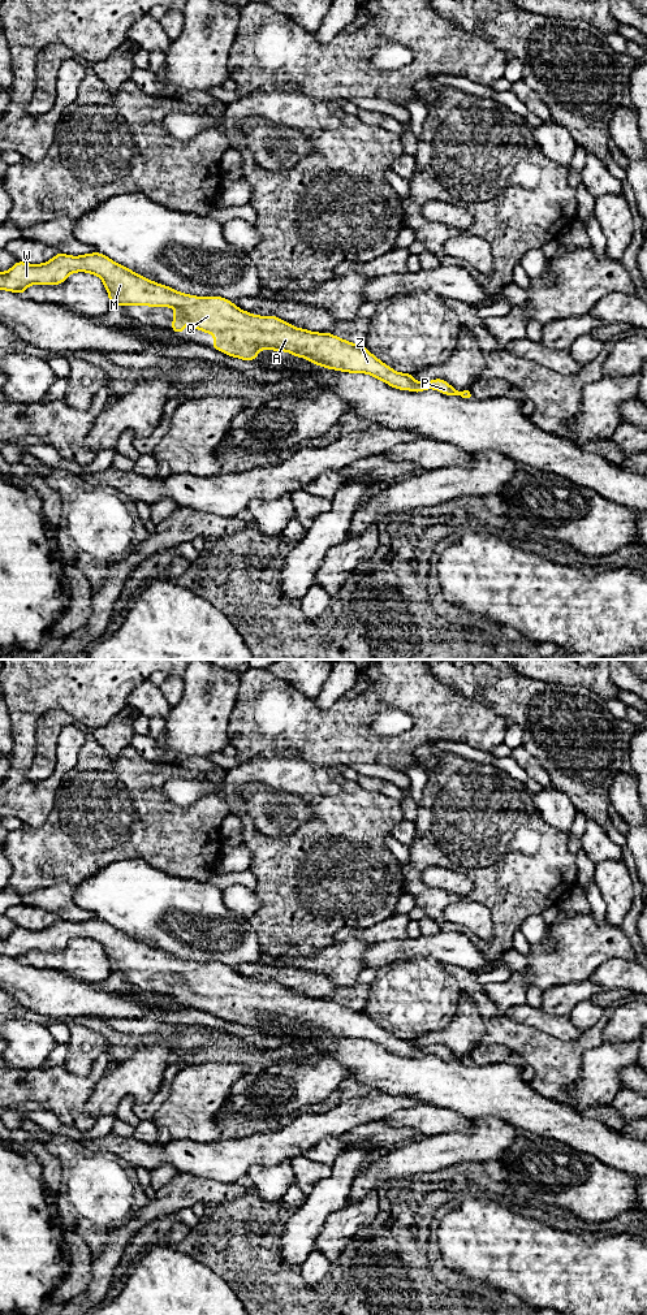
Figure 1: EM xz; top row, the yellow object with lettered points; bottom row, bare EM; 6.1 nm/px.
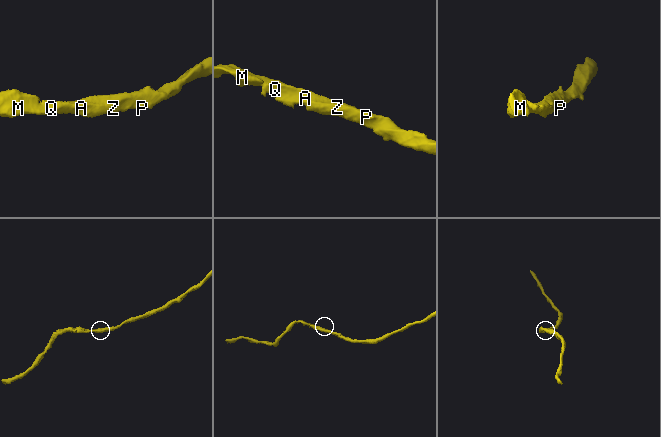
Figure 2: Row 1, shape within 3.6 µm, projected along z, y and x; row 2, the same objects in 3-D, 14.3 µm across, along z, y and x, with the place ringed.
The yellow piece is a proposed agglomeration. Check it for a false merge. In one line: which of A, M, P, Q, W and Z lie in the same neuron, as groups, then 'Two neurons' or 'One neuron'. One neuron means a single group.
Groups: A M P Q W Z. One neuron

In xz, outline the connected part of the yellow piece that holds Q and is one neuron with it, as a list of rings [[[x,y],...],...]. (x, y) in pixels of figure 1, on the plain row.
[[[59,918],[44,930],[27,930],[17,927],[9,936],[0,938],[0,956],[23,960],[33,951],[59,951],[65,948],[69,940],[74,938],[87,938],[99,942],[108,957],[111,972],[151,972],[151,973],[173,973],[176,979],[171,995],[182,1000],[184,991],[187,990],[195,995],[210,999],[216,1003],[211,1013],[224,1017],[229,1022],[242,1026],[255,1026],[256,1021],[263,1015],[273,1017],[288,1017],[292,1021],[309,1025],[316,1031],[324,1034],[371,1041],[392,1054],[400,1056],[411,1056],[420,1059],[426,1055],[436,1055],[447,1061],[460,1061],[470,1064],[469,1056],[458,1057],[445,1046],[436,1044],[427,1048],[417,1048],[414,1041],[400,1039],[393,1037],[385,1029],[374,1022],[363,1011],[348,1008],[331,999],[316,999],[306,995],[296,994],[276,982],[258,982],[242,977],[233,968],[221,963],[194,963],[182,960],[172,953],[150,947],[143,942],[128,935],[126,933],[115,929],[112,925],[100,918],[86,920],[81,922],[69,922]]]

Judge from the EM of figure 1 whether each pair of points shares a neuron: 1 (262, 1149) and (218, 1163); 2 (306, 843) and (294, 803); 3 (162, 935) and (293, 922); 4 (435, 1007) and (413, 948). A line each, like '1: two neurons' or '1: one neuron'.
1: one neuron
2: two neurons
3: two neurons
4: two neurons

